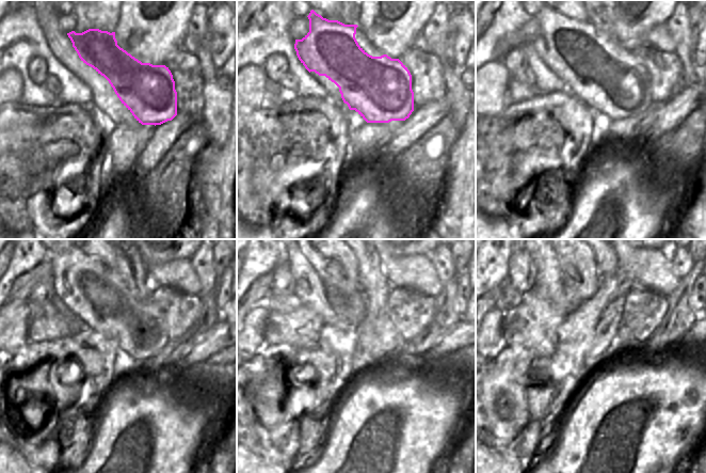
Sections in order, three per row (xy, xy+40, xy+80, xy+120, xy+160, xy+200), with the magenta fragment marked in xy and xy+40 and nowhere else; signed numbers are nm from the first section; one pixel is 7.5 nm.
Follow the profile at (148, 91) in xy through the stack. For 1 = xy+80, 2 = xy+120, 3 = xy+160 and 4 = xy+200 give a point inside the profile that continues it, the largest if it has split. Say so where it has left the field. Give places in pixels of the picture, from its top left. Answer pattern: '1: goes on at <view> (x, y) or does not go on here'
1: goes on at xy+80 (618, 87)
2: goes on at xy+120 (87, 285)
3: goes on at xy+160 (320, 285)
4: goes on at xy+200 (548, 285)

